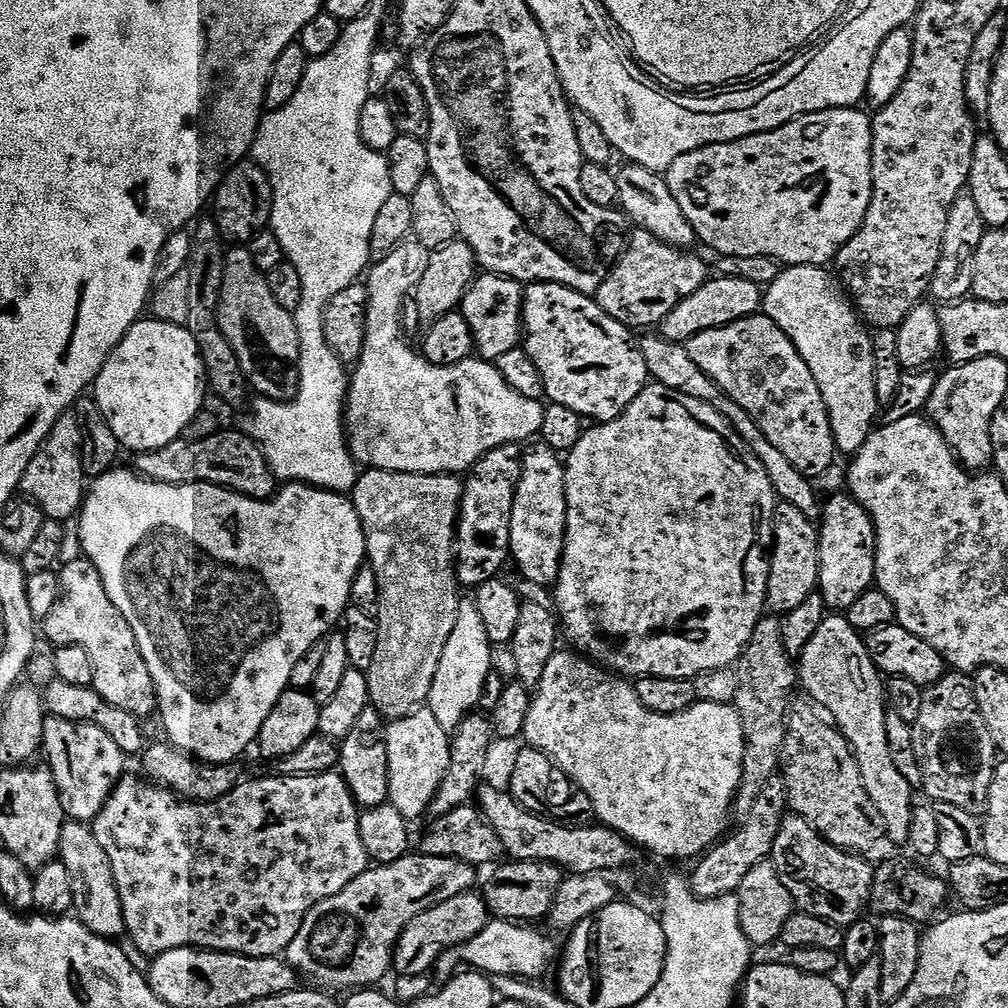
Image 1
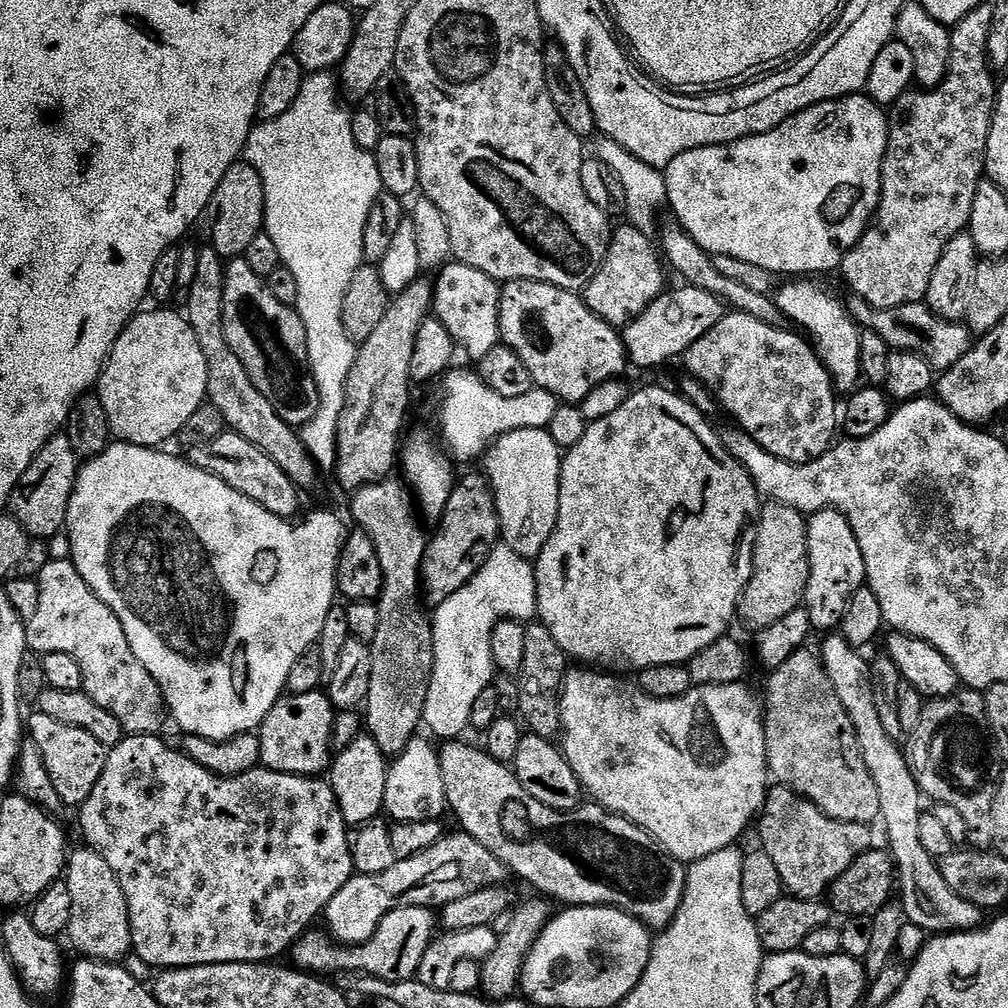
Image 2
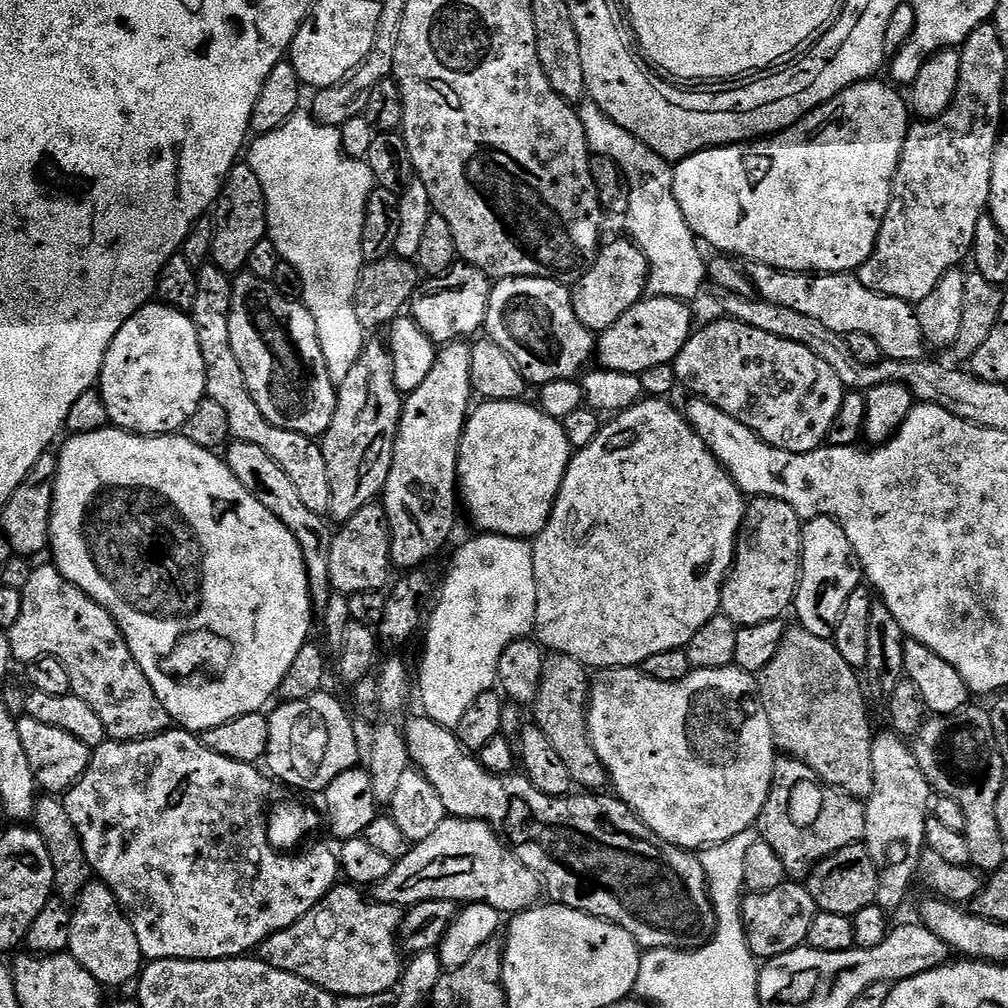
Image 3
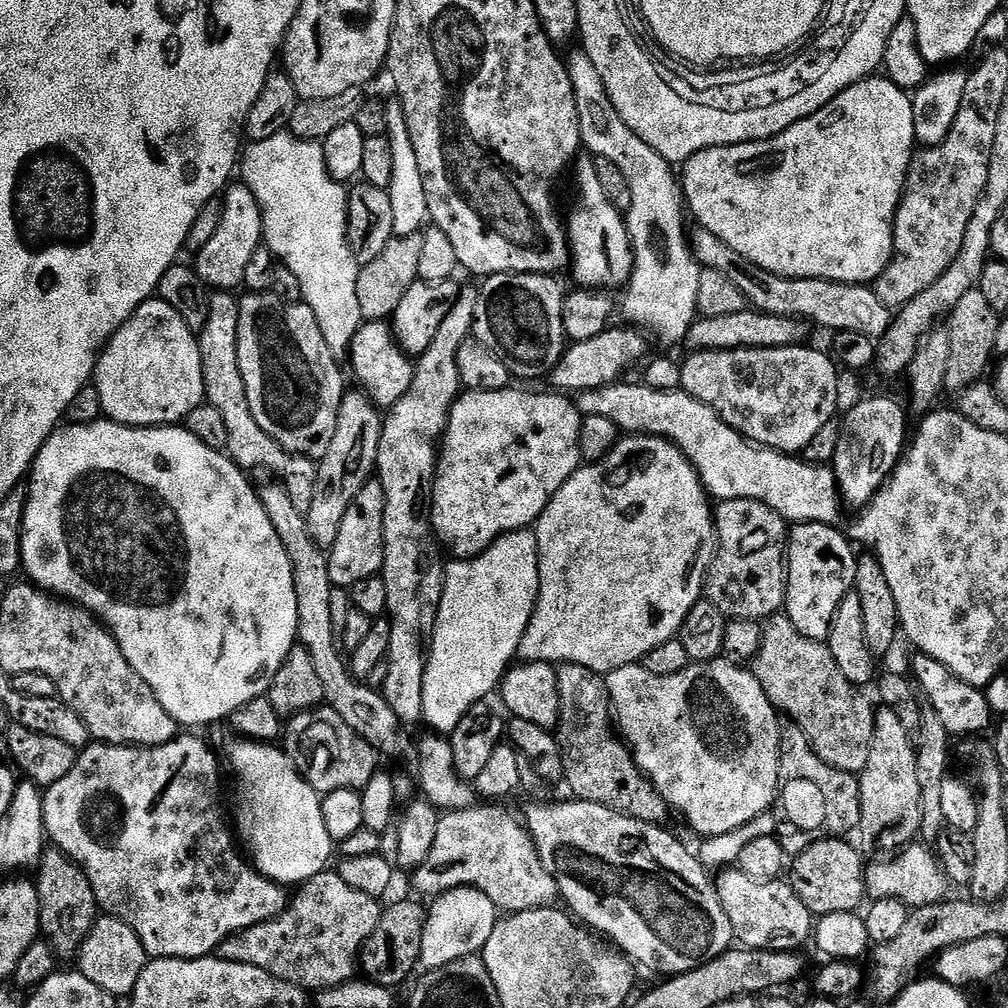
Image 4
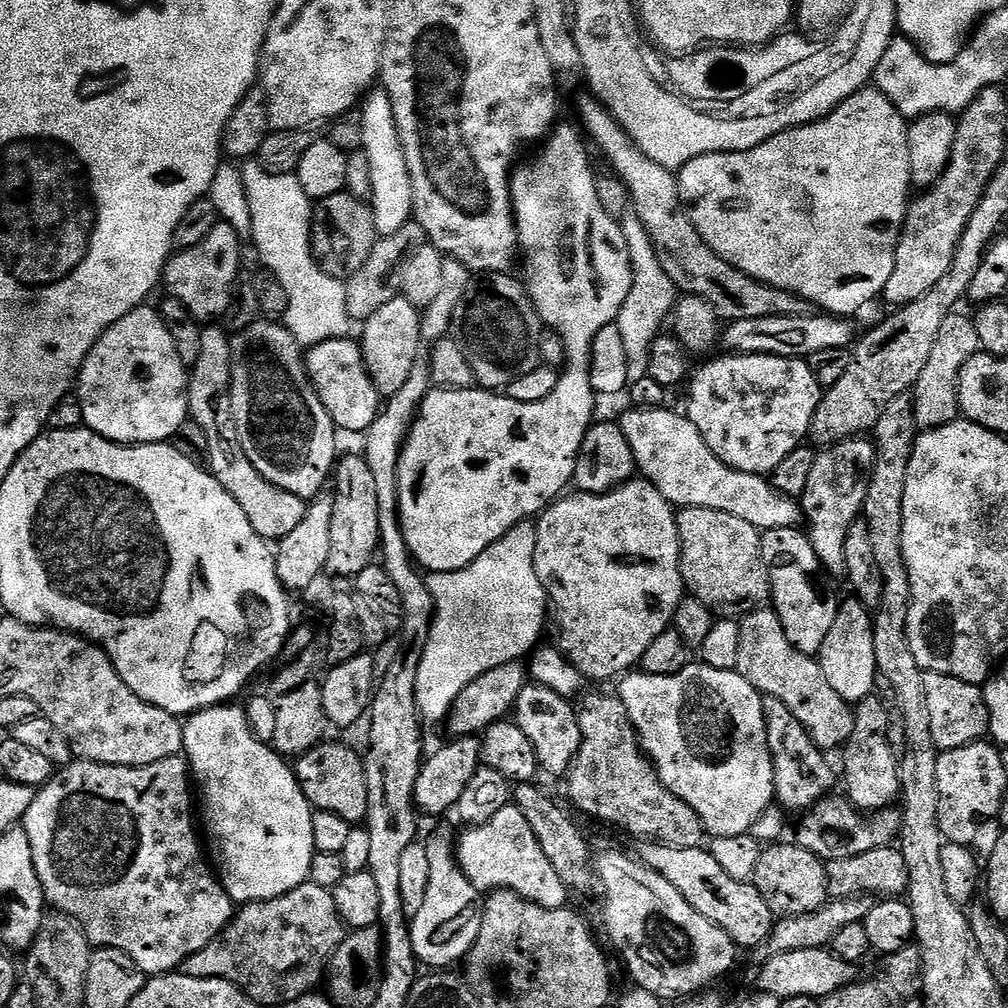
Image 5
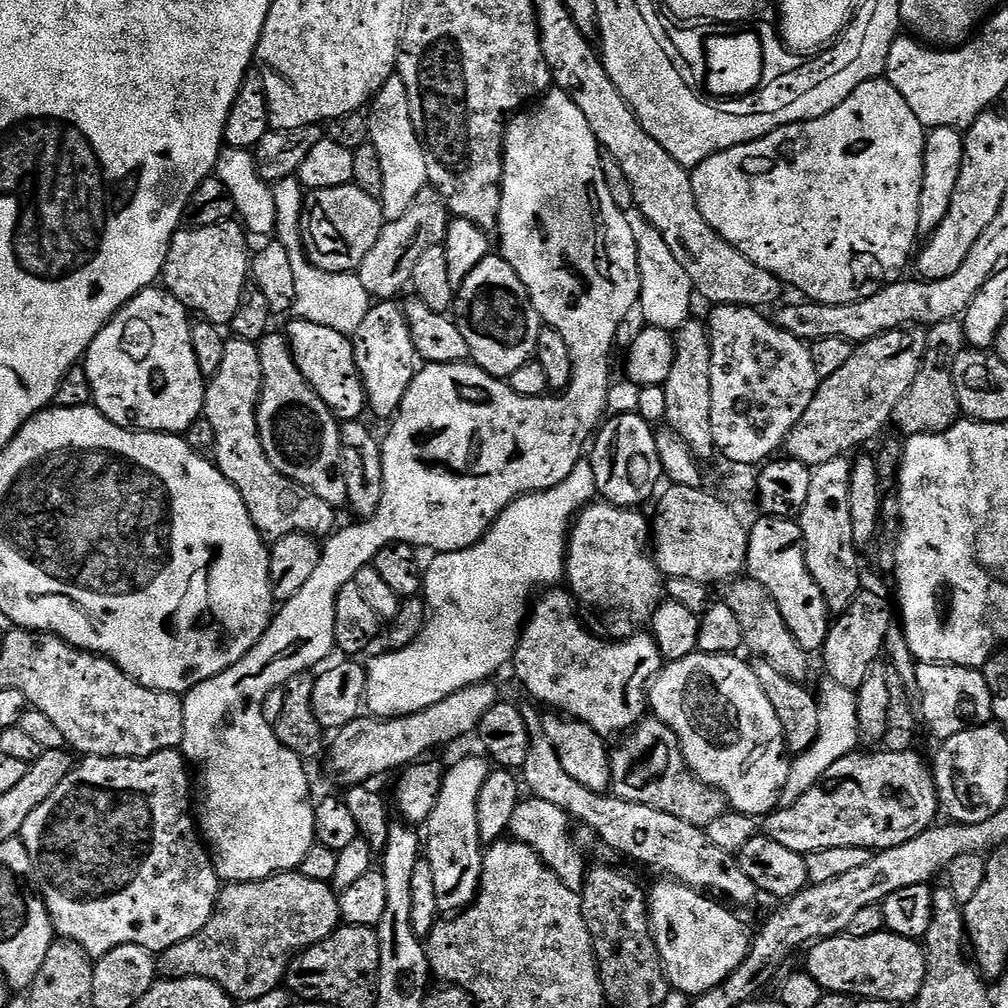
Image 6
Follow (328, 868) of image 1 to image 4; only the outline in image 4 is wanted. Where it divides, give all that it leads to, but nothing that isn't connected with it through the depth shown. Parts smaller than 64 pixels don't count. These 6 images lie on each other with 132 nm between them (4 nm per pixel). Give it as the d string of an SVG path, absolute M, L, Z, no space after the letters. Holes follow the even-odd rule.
M180 734L169 744L160 744L157 748L103 742L96 742L91 746L93 748L85 747L77 755L74 770L70 770L70 774L66 774L62 782L54 782L44 792L44 831L47 839L55 847L61 848L84 871L86 878L90 878L90 886L96 895L97 905L107 915L126 922L126 926L130 926L130 930L138 934L149 957L197 960L203 956L213 955L227 936L246 930L250 926L258 926L288 907L289 893L284 893L287 891L281 885L261 876L245 857L244 860L240 857L241 849L234 839L234 832L229 821L228 824L224 821L224 808L220 805L220 764L216 761L215 754L198 737Z

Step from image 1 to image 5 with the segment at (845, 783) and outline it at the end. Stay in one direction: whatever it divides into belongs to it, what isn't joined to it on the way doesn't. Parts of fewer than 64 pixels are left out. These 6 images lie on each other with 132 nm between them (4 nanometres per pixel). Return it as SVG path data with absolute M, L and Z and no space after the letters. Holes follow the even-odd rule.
M760 606L757 612L743 617L742 668L765 697L780 700L804 723L811 738L821 750L847 745L856 726L853 705L844 700L826 678L819 659L795 648L778 618L775 607Z

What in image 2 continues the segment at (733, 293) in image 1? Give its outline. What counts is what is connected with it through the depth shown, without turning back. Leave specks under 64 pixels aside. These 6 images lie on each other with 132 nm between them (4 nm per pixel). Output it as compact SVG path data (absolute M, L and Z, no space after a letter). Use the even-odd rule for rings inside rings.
M679 286L673 290L665 291L650 306L646 306L646 310L642 310L642 314L638 314L638 318L634 318L624 327L622 335L624 338L624 348L628 351L629 361L633 365L636 364L640 368L660 368L667 360L683 357L684 353L690 350L690 346L694 346L694 342L698 342L698 338L702 338L702 334L706 334L710 330L714 330L714 326L718 326L718 322L726 315L726 305L723 300L719 300L714 294L708 294L706 290L698 290L691 286Z

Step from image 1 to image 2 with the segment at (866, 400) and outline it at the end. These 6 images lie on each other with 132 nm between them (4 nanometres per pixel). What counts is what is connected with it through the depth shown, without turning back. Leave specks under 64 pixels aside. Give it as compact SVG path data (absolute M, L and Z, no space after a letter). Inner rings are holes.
M796 278L780 293L775 293L774 299L780 307L780 315L786 320L793 320L795 327L806 334L814 345L820 360L832 375L832 383L837 393L852 394L862 380L860 371L860 334L861 327L852 319L852 313L847 303L843 304L832 292L827 292L820 284L811 284L811 279Z

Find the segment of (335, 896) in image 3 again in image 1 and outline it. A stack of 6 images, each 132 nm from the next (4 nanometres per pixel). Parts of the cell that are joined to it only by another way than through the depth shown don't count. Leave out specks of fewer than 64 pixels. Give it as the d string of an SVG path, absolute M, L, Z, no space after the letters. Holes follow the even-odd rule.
M476 890L463 892L440 904L425 908L407 924L399 942L396 943L395 971L405 972L408 976L420 976L423 972L431 973L444 951L476 936L488 925L489 919L490 905Z

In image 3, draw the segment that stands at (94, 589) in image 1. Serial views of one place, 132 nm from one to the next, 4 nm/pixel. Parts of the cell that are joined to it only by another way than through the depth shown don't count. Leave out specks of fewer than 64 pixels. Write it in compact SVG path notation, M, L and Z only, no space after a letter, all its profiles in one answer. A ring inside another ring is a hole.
M55 564L32 569L30 582L26 582L22 592L22 611L18 613L14 626L7 629L6 635L11 659L21 660L21 665L27 666L30 661L43 656L58 658L58 662L66 666L66 674L70 674L71 695L82 698L82 702L86 702L86 706L102 718L102 726L106 726L111 739L121 742L147 740L150 736L169 731L170 717L166 706L158 702L158 694L154 694L150 678L142 674L142 666L138 666L134 654L130 654L130 646L112 615L85 592L78 590L78 586L65 578Z

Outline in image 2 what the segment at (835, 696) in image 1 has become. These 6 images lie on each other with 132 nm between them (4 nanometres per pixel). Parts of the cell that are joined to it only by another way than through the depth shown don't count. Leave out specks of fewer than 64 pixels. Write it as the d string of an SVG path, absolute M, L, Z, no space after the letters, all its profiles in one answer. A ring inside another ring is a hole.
M832 634L821 648L818 655L824 662L824 669L846 710L850 722L856 731L858 746L866 762L866 770L878 786L882 825L888 831L887 851L896 863L898 877L898 903L904 909L904 919L925 934L951 934L961 930L976 930L981 927L981 909L975 908L966 898L954 894L946 882L937 857L926 854L922 838L918 831L918 822L922 815L920 800L922 793L914 774L908 768L907 755L901 745L886 734L882 722L878 719L878 706L874 702L872 689L872 669L869 661L863 660L861 653L850 646L843 636Z

